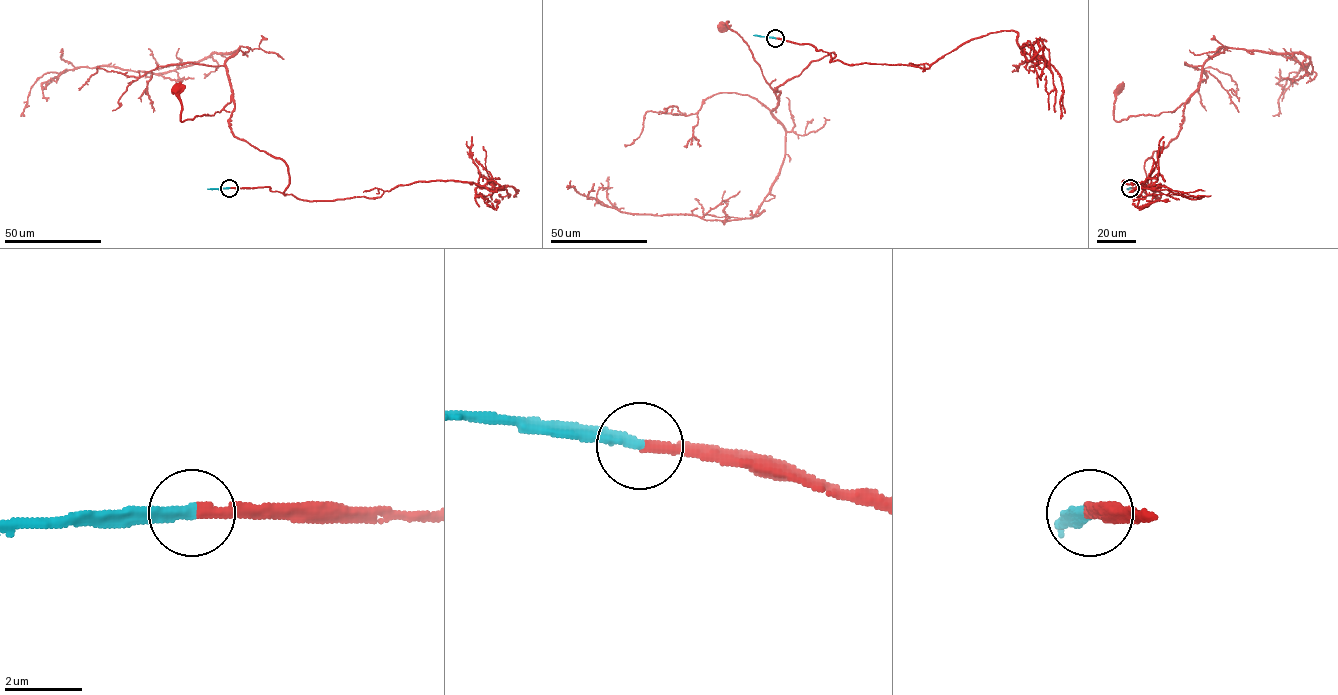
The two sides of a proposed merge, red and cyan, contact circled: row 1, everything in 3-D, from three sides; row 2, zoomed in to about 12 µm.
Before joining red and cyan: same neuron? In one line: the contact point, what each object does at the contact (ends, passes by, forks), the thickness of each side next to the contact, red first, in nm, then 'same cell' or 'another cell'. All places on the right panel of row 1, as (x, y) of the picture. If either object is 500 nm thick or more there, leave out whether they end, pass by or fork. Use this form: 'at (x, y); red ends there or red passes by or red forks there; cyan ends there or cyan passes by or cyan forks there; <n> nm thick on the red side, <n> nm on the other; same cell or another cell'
at (1130, 188); red ends there; cyan ends there; 280 nm thick on the red side, 320 nm on the other; same cell

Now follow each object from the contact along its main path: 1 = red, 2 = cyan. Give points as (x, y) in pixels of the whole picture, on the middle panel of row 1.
1: (775, 38), (811, 44), (830, 62), (835, 55), (812, 60), (775, 89), (778, 98), (747, 43), (722, 25)
2: (775, 38), (753, 35)

